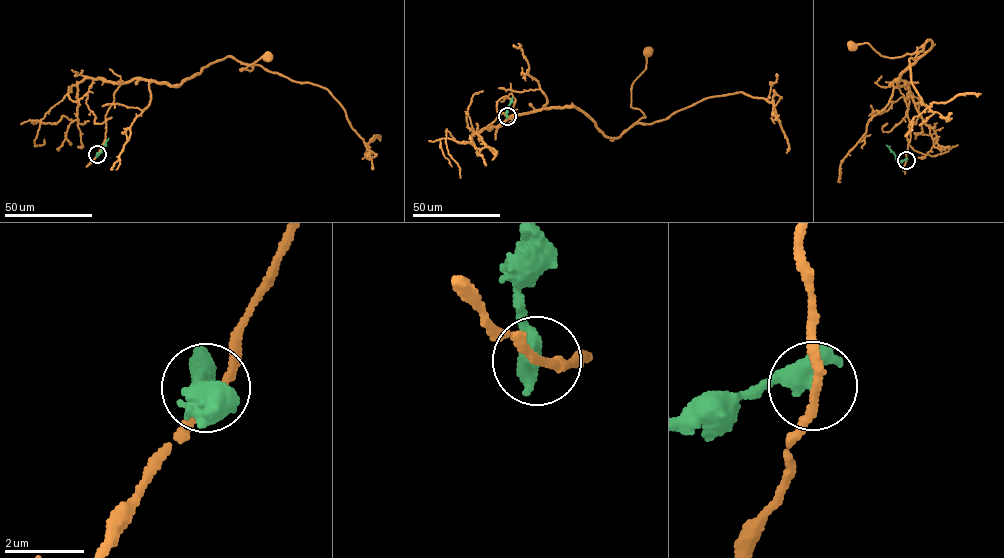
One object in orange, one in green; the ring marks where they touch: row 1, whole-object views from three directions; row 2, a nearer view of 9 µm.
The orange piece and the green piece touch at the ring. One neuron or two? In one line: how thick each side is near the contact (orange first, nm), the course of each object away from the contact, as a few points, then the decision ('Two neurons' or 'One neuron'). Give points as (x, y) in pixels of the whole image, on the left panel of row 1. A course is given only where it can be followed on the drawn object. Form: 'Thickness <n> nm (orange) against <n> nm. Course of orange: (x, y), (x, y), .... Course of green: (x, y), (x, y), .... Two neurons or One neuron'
Thickness 200 nm (orange) against 600 nm. Course of orange: (97, 154), (105, 115), (121, 84), (141, 79), (179, 86), (227, 56), (253, 68), (242, 71), (268, 57). Course of green: (97, 154), (108, 138). Two neurons

